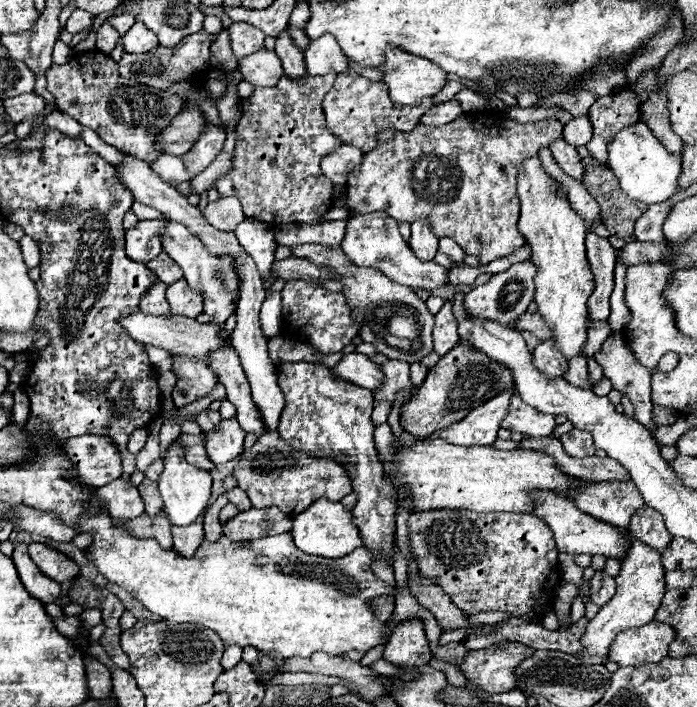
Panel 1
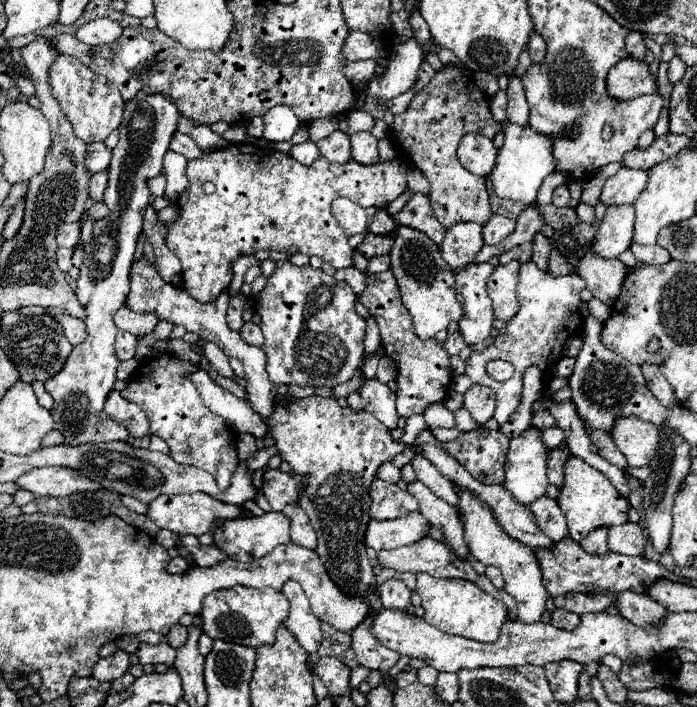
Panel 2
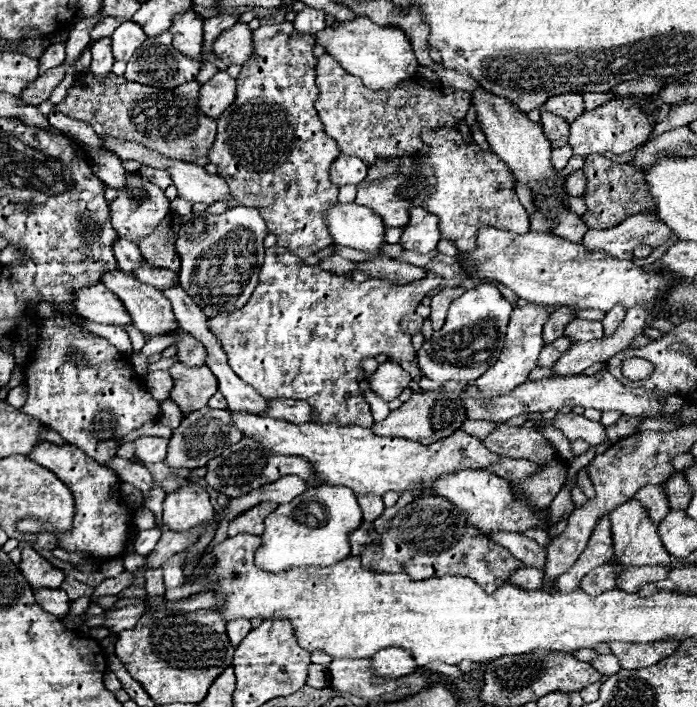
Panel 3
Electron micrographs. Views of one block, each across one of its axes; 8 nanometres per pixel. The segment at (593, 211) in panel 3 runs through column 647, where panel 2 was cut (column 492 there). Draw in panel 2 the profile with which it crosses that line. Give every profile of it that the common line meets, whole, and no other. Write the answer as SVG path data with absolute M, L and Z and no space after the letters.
M486 176L484 180L486 180L486 190L488 190L488 194L490 194L490 204L492 204L492 212L494 212L494 214L500 214L500 216L506 216L506 218L516 220L516 218L520 216L520 212L528 208L526 204L518 204L518 202L514 202L514 200L502 200L502 198L494 196L490 178Z

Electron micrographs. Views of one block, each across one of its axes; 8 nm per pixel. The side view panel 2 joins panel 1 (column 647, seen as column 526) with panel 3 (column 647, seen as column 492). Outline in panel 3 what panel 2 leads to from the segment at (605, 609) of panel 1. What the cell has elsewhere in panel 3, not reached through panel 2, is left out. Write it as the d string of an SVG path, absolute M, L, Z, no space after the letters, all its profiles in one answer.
M628 500L620 504L616 510L612 510L610 522L612 522L612 538L614 538L614 560L618 560L620 564L624 566L672 566L672 568L680 566L676 558L672 558L662 546L658 528L650 522L646 508L640 502Z

